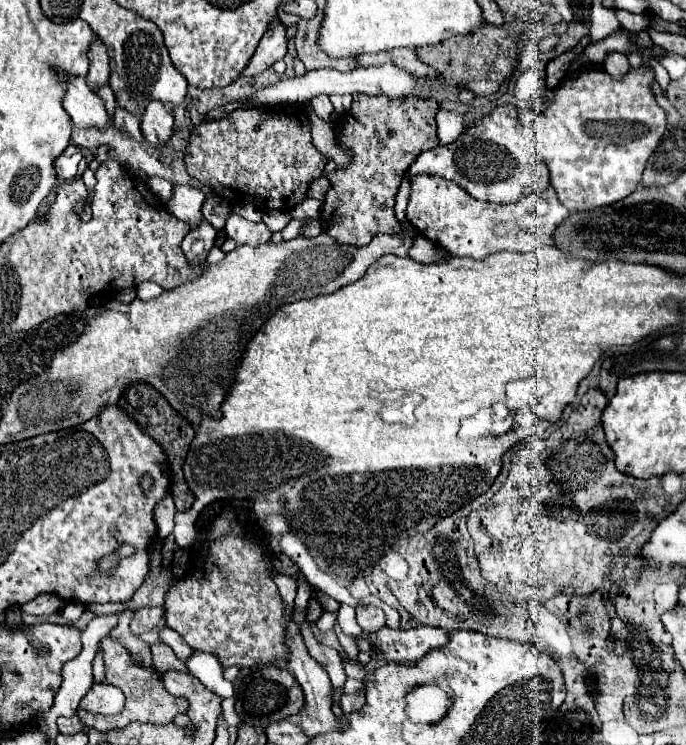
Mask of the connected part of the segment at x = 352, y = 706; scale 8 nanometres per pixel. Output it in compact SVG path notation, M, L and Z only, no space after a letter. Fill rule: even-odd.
M368 676L364 678L364 690L360 690L358 694L348 694L348 696L344 696L342 700L340 700L340 706L342 706L342 710L348 714L348 712L354 712L354 710L360 710L362 706L364 706L364 702L366 702L366 684L368 684Z

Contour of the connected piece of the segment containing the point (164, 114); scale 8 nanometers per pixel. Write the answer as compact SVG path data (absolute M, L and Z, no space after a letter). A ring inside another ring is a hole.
M152 100L142 114L140 130L150 144L160 146L172 136L172 124L174 124L174 118L166 110L166 106L160 104L158 100Z

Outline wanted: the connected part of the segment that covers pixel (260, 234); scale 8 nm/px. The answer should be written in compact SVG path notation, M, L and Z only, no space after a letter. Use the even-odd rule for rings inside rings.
M230 212L226 226L224 226L228 238L234 238L238 244L250 244L250 246L260 246L270 240L272 232L266 228L264 222L254 224L238 216L236 212Z

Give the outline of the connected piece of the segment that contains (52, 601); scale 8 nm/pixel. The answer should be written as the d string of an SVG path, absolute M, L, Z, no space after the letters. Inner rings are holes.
M42 594L26 604L26 612L28 614L54 614L54 612L60 612L66 604L68 602L60 600L56 594Z

